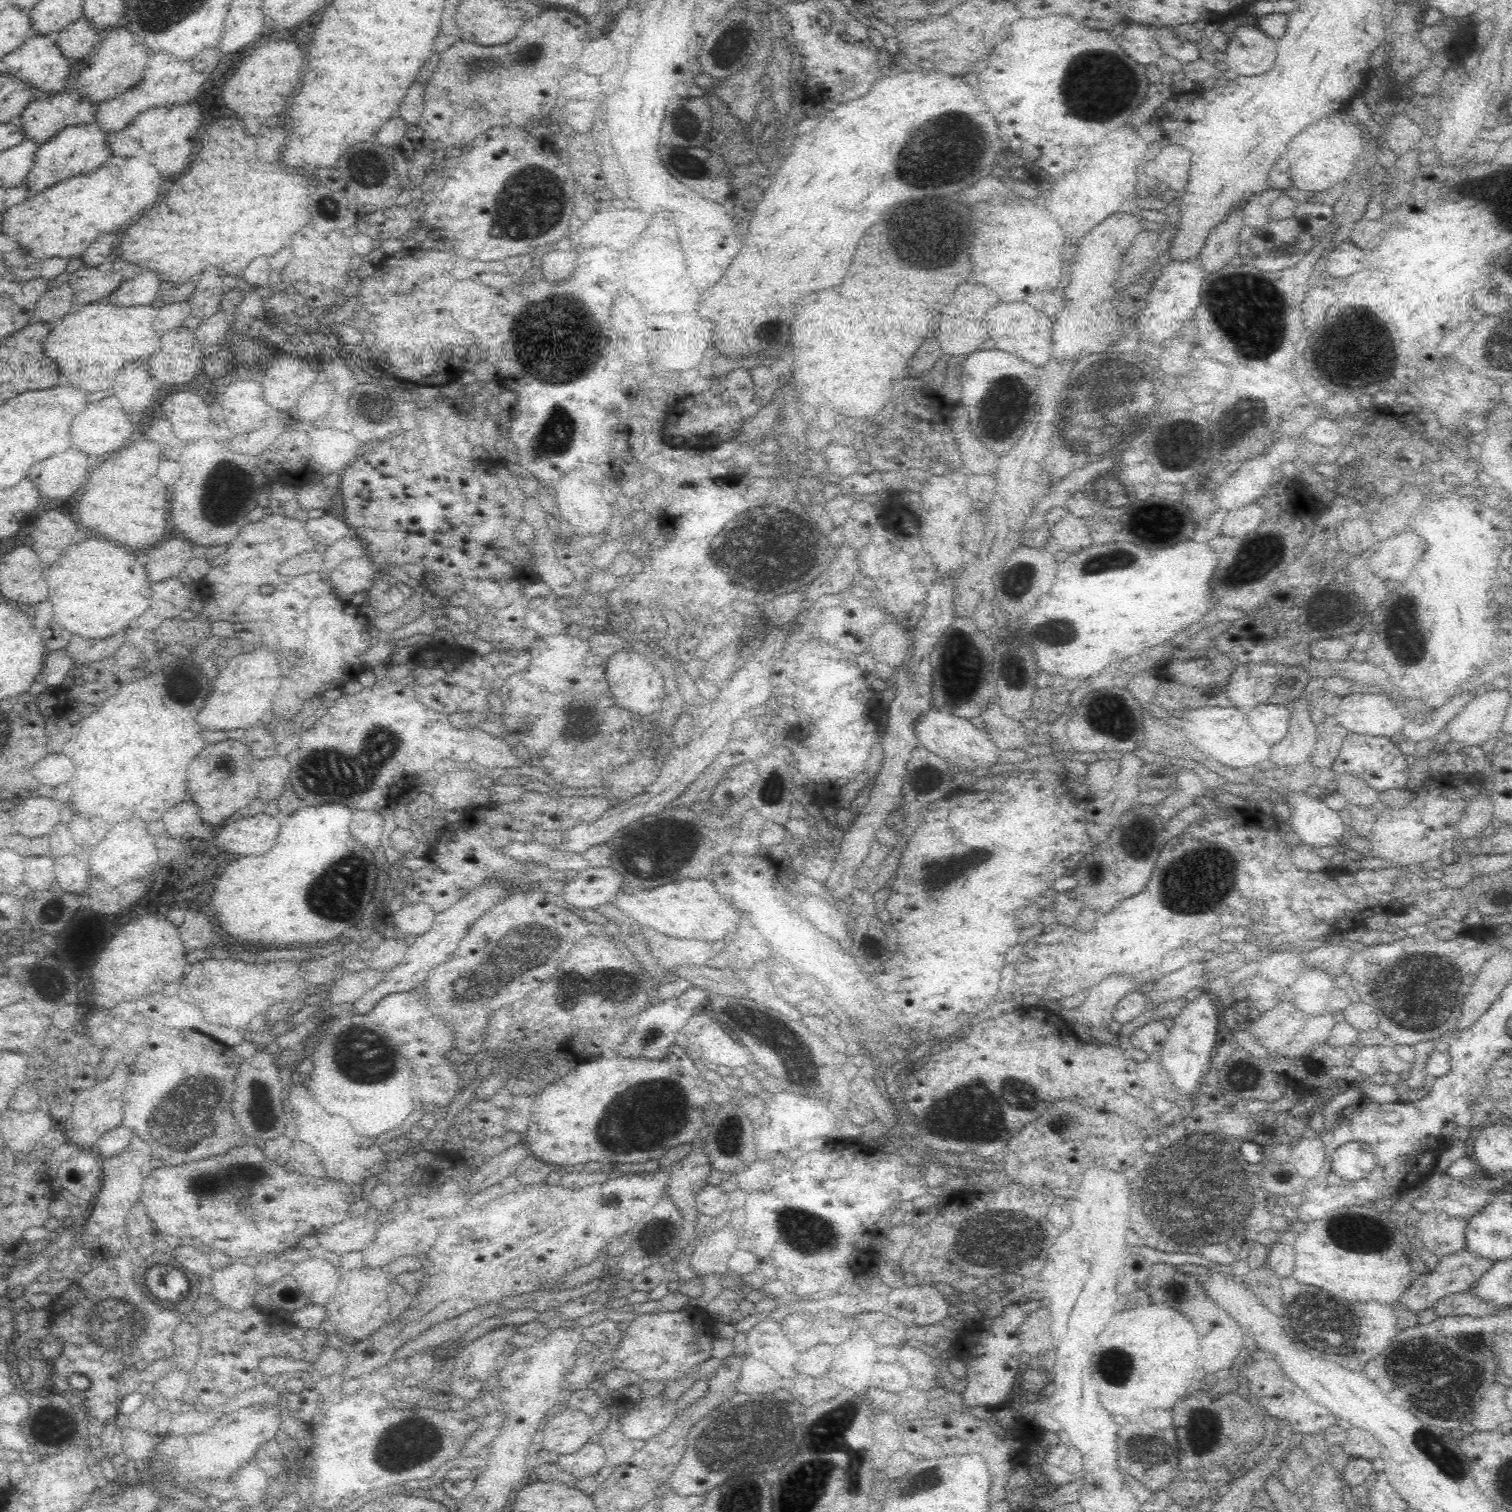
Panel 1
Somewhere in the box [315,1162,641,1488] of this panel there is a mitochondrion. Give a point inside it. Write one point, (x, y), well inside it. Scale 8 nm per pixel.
(396, 1451)

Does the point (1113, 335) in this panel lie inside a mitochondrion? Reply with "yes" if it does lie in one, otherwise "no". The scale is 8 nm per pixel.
no

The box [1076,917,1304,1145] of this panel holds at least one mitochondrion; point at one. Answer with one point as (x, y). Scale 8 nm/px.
(1242, 1074)

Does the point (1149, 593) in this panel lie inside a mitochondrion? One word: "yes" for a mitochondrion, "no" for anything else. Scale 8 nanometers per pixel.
no

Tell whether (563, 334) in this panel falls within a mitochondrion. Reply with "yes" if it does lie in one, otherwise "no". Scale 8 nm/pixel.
yes

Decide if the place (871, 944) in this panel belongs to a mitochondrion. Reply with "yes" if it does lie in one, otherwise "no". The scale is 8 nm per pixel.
no

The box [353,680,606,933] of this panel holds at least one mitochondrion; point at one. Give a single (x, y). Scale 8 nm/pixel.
(575, 710)

